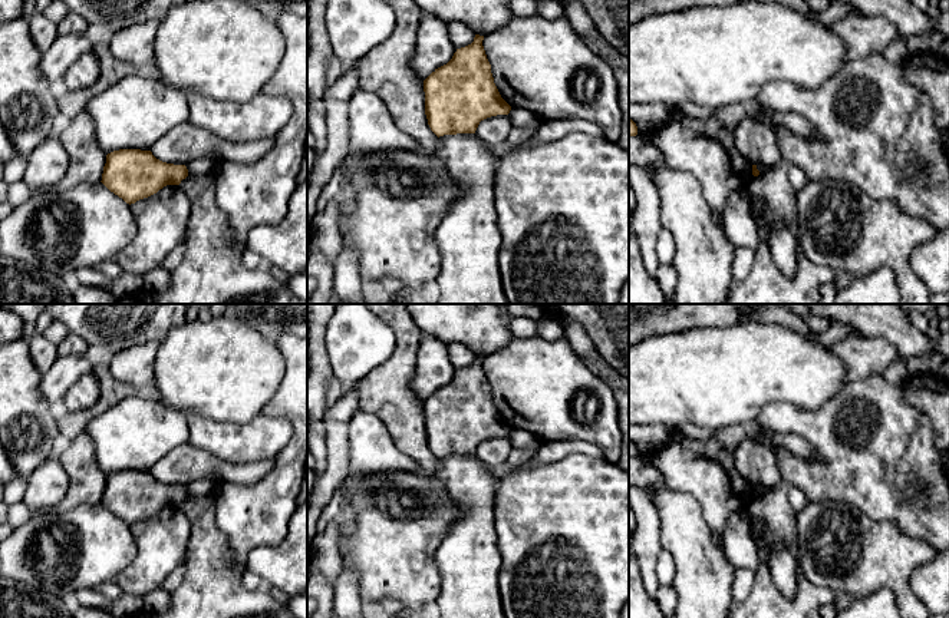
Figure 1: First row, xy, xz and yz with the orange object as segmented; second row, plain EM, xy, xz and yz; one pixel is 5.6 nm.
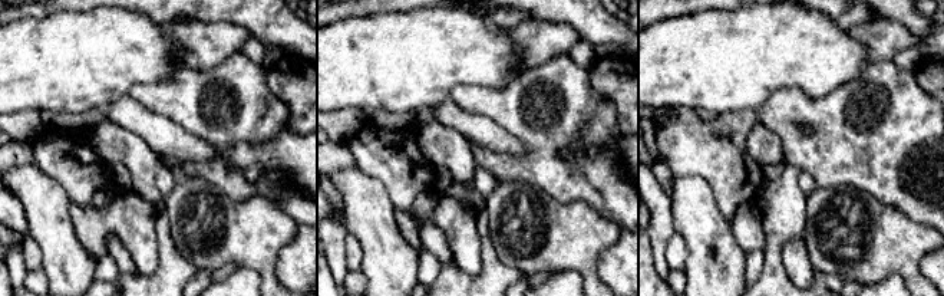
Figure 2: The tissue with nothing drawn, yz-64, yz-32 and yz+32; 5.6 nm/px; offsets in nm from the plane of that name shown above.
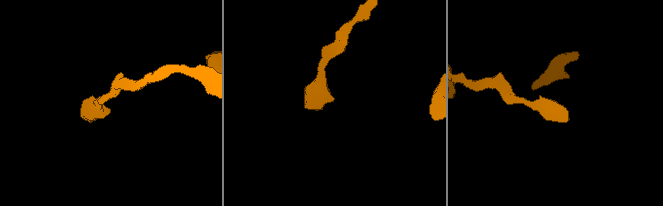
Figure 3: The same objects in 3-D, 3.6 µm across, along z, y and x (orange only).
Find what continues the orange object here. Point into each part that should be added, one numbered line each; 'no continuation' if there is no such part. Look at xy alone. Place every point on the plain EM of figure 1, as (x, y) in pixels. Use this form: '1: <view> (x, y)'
no continuation

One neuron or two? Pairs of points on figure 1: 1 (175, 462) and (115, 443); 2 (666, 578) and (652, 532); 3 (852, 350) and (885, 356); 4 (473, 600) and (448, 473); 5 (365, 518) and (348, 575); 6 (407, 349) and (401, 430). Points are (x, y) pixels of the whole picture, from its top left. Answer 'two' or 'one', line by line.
1: two
2: two
3: one
4: one
5: two
6: one

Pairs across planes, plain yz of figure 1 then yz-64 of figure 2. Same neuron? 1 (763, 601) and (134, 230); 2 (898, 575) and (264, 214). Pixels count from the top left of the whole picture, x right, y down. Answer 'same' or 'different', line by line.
1: different
2: same

